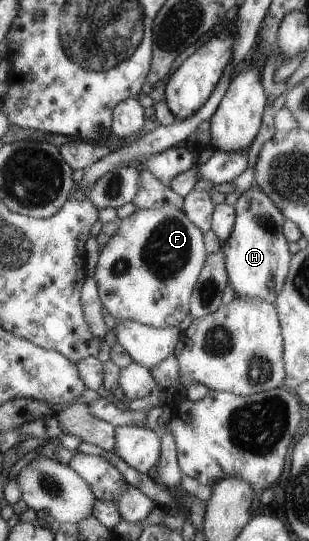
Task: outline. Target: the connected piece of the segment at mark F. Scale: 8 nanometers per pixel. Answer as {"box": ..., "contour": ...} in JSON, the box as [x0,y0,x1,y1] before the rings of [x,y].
{"box":[93,203,204,328],"contour":[[[167,203],[155,208],[134,210],[121,220],[113,238],[98,250],[93,278],[103,310],[115,320],[130,320],[157,328],[178,326],[188,314],[188,298],[204,264],[204,256],[202,232],[178,206]]]}

